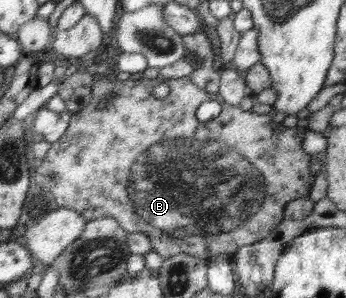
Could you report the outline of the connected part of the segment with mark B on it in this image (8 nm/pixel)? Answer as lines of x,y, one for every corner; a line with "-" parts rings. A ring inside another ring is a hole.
159,74
153,79
140,78
138,80
131,80
129,78
125,81
117,79
114,81
97,80
92,84
92,100
90,103
81,111
72,113
70,126
66,129
63,137
51,145
51,148
44,157
43,165
37,167
37,171
35,171
35,183
39,187
43,187
43,191
49,191
49,193
53,193
57,197
55,201
57,201
59,208
75,210
87,222
94,219
112,217
128,233
144,233
150,238
152,249
159,255
162,255
164,259
169,259
174,255
182,253
195,255
206,260
213,255
233,255
240,247
263,239
278,223
281,223
284,220
286,203
309,197
309,191
315,181
315,175
310,173
310,163
314,157
302,150
306,128
283,126
274,113
258,115
251,110
242,111
239,106
230,106
228,103
221,102
222,110
220,115
216,119
213,119
213,121
201,123
201,121
196,119
197,108
201,103
209,100
220,101
220,95
199,89
190,80
189,76
175,79
166,78
-
160,83
166,83
170,89
169,94
163,98
153,96
152,92
153,87
-
107,93
116,94
113,94
108,103
105,104
103,98

